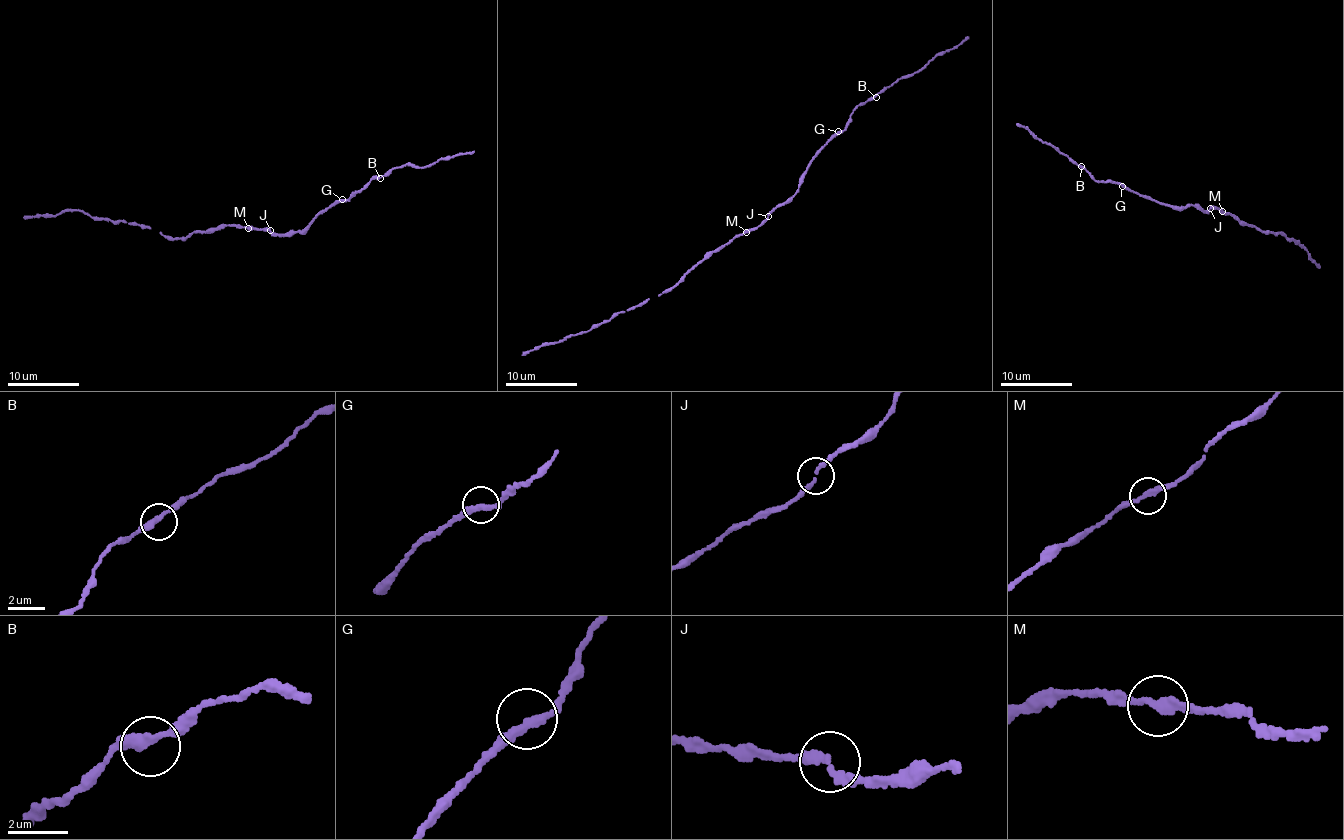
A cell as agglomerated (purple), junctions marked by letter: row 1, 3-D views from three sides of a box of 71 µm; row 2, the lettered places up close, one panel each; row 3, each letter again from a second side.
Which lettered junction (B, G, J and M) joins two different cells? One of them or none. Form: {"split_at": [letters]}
{"split_at": []}

